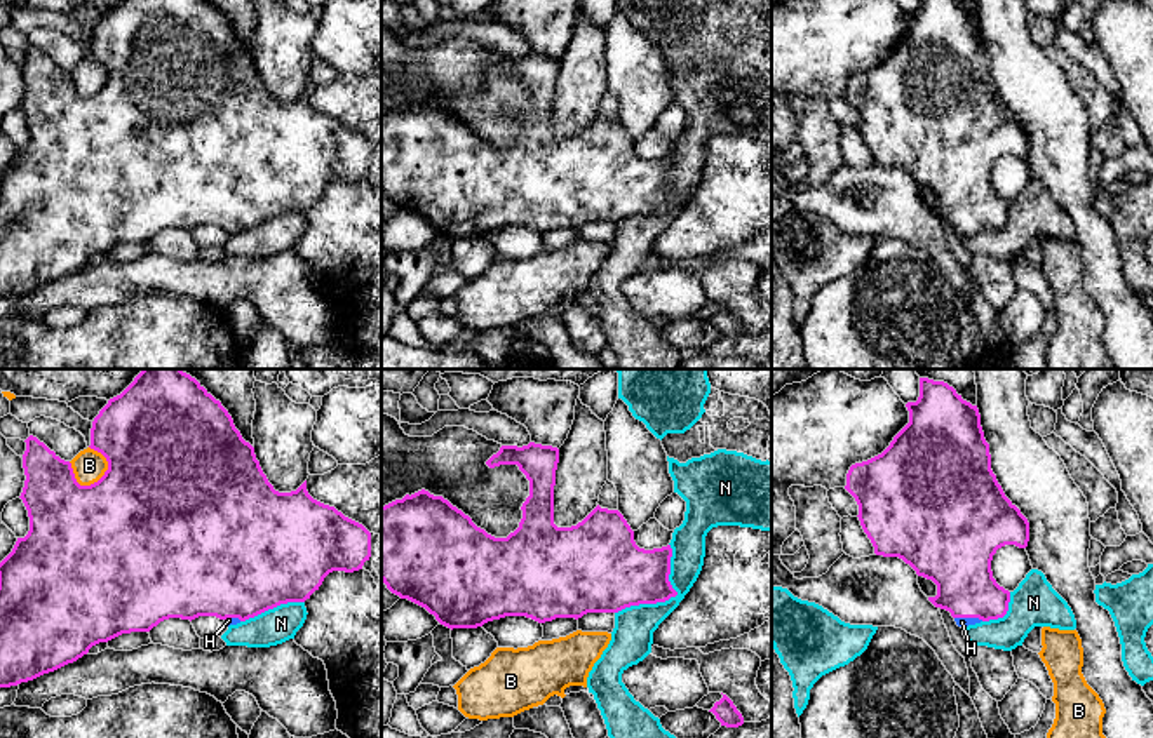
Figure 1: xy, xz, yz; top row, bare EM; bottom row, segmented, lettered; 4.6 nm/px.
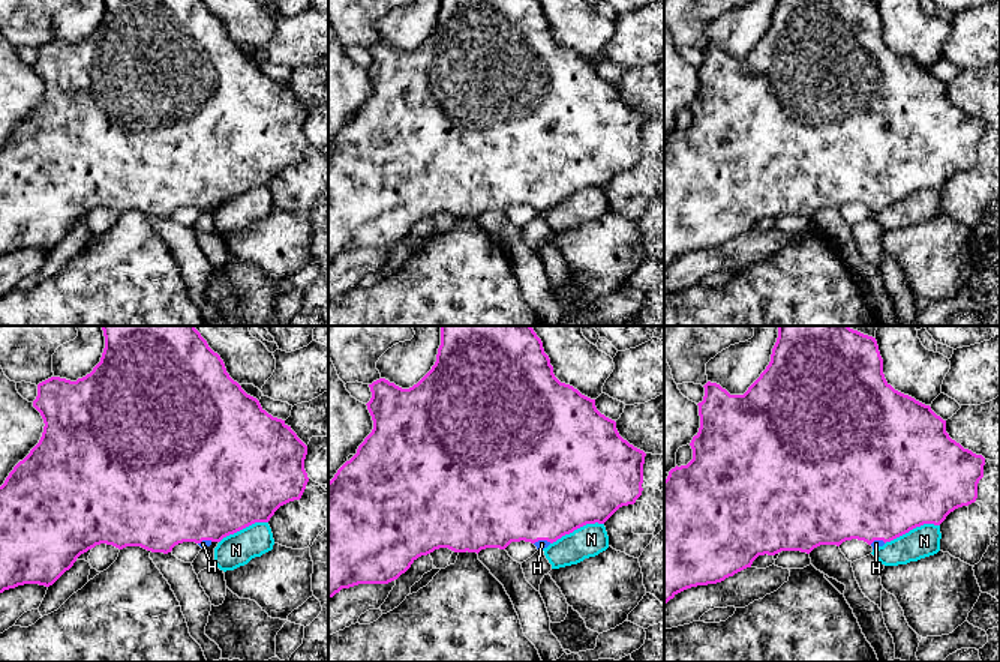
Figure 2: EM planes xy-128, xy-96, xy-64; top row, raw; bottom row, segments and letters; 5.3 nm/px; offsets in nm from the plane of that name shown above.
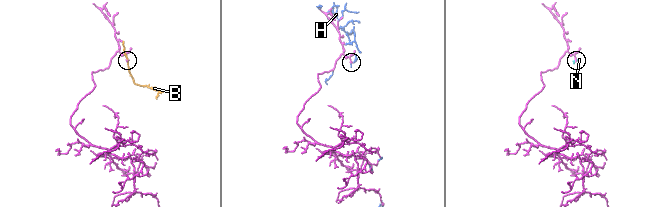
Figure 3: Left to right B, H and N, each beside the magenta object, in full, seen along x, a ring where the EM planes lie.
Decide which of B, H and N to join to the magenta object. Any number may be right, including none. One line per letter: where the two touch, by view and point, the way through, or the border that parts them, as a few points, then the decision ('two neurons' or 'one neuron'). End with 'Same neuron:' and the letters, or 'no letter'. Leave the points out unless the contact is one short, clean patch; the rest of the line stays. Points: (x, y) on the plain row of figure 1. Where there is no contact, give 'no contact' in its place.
B: contact xy (107, 80); two neurons
H: contact yz (969, 227); one neuron
N: contact xz (671, 206); two neurons
Same neuron: H

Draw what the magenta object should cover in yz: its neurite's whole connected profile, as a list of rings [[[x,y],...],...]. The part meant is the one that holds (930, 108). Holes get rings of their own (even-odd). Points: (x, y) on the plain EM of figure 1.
[[[920,0],[916,12],[906,14],[909,33],[878,66],[855,73],[846,84],[845,99],[859,115],[859,131],[874,157],[876,165],[899,167],[918,186],[937,195],[937,205],[928,211],[951,223],[958,237],[1003,228],[1010,202],[996,193],[991,171],[998,158],[1015,155],[1026,158],[1029,132],[1005,106],[991,80],[989,54],[984,49],[977,16],[963,10],[956,0]]]

